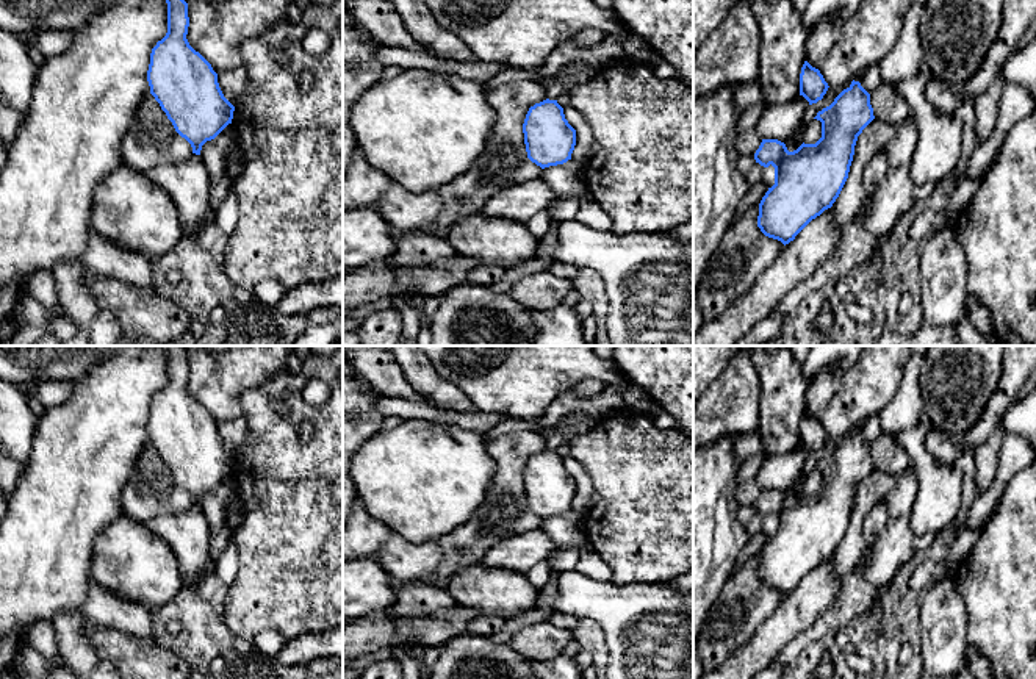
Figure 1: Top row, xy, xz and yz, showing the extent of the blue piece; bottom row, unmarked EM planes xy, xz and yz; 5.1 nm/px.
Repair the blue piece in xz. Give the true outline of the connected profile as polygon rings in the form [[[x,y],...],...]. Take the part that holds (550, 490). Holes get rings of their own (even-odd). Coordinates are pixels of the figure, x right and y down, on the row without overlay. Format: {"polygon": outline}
{"polygon": [[[543,451],[529,458],[524,474],[527,508],[541,519],[571,510],[576,480],[568,474],[557,451]]]}

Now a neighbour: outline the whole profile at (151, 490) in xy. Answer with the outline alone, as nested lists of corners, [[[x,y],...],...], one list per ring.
[[[146,446],[122,491],[124,515],[149,524],[158,515],[189,508],[191,494],[182,488],[155,447]]]

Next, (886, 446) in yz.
[[[883,433],[870,443],[870,455],[875,469],[889,474],[901,476],[911,463],[909,455],[898,443],[898,436],[892,433]]]

